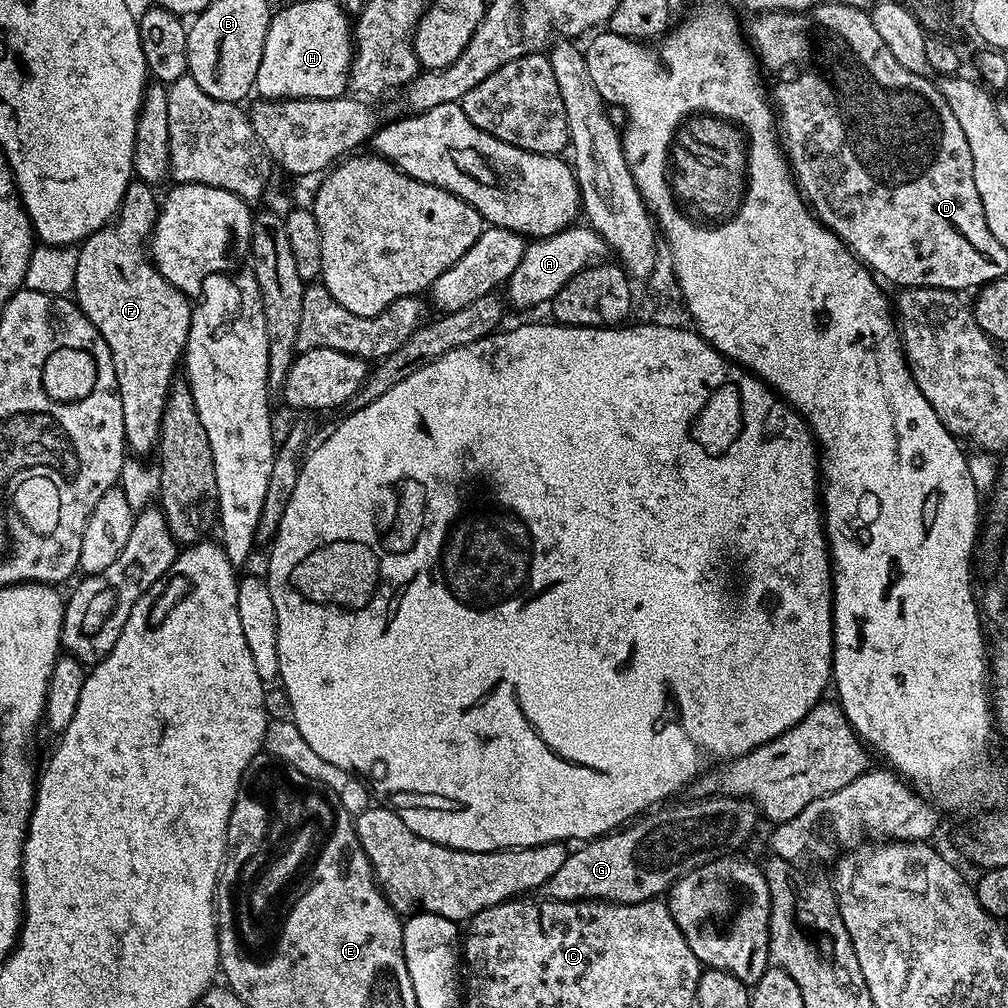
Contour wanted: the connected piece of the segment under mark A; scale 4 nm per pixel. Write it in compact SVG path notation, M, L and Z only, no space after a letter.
M587 226L564 228L558 234L536 238L524 249L522 262L518 262L518 270L508 279L506 285L506 300L516 308L536 308L539 304L547 305L578 274L589 264L605 259L606 245L604 239Z

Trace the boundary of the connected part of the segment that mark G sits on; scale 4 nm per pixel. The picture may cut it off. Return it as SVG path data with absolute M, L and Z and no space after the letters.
M710 796L693 801L693 804L673 803L649 811L615 832L581 843L577 852L576 849L569 851L566 862L562 862L554 878L544 883L543 895L550 900L607 900L610 904L655 900L663 897L672 883L690 870L706 866L723 856L739 853L743 849L740 847L755 834L758 809L752 801L739 796Z

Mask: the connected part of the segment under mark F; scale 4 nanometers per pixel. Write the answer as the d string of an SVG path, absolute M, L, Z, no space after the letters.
M133 179L128 184L126 194L122 198L120 208L116 211L114 219L107 226L98 229L94 234L87 236L78 248L78 270L74 274L74 303L80 307L82 314L89 320L98 330L98 334L102 334L102 338L106 342L106 346L112 351L112 361L114 362L114 374L118 382L118 390L122 398L122 422L124 423L124 442L129 449L132 448L136 452L148 452L157 447L160 439L160 423L162 422L162 414L166 406L166 398L168 390L172 387L177 379L176 368L181 367L184 349L188 347L188 335L190 334L190 322L192 321L193 305L190 303L189 297L177 290L173 284L166 282L166 278L162 278L162 274L156 269L156 265L150 259L150 237L154 226L156 225L156 213L158 211L158 196L156 200L157 189L151 184Z

